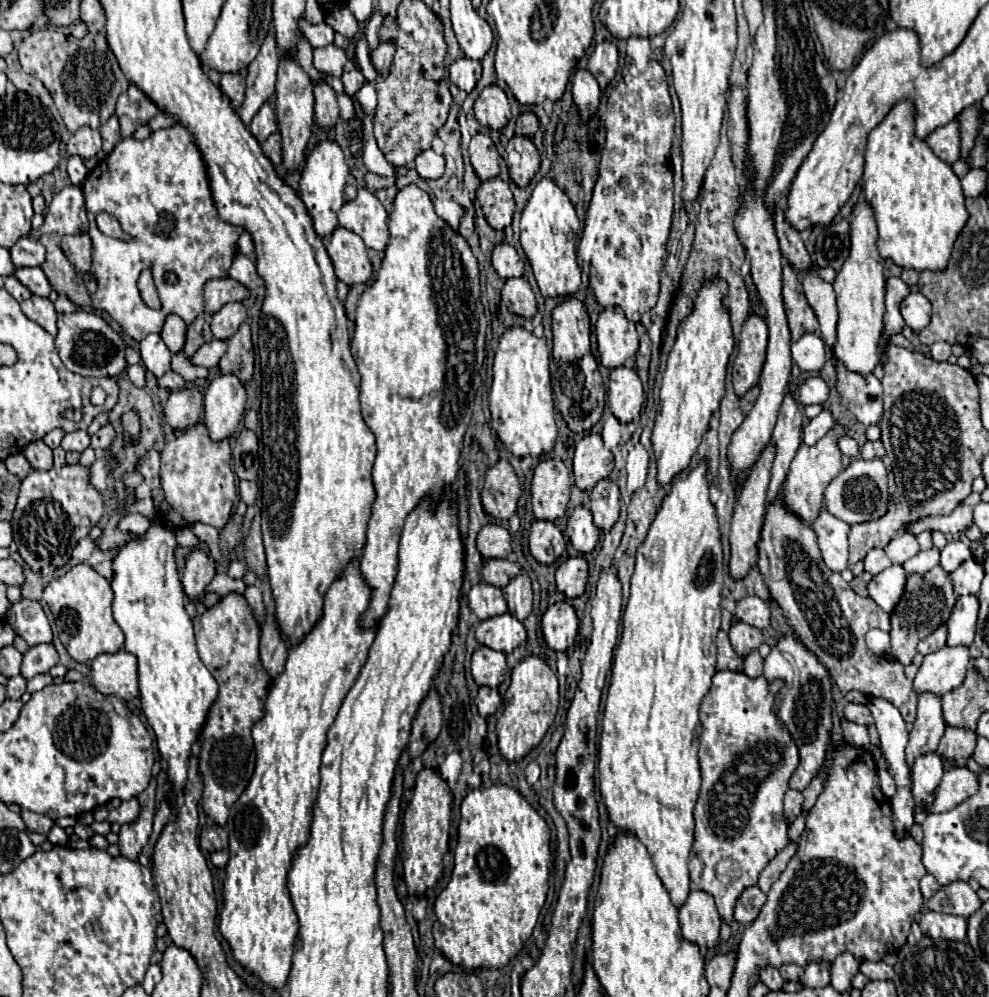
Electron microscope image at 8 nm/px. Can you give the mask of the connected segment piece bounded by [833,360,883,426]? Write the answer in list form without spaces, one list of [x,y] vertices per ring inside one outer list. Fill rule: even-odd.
[[[833,360],[833,364],[837,370],[837,390],[839,390],[841,402],[865,426],[879,424],[879,420],[883,416],[881,382],[873,374],[859,376],[859,374],[847,372],[837,360]]]

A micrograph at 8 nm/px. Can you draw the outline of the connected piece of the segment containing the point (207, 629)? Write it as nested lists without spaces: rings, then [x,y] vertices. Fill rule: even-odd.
[[[227,594],[225,598],[215,604],[215,608],[209,608],[205,614],[197,616],[193,620],[195,626],[195,638],[197,638],[197,650],[199,658],[207,666],[207,670],[213,674],[213,678],[219,684],[219,696],[215,704],[209,710],[205,728],[201,732],[203,738],[203,748],[199,756],[199,772],[203,776],[203,810],[205,814],[219,826],[227,822],[229,808],[231,804],[243,794],[247,788],[253,768],[255,768],[255,748],[251,740],[251,728],[263,718],[263,708],[267,700],[267,686],[269,686],[269,676],[261,668],[259,662],[259,626],[253,618],[253,610],[247,606],[243,596],[237,594]]]

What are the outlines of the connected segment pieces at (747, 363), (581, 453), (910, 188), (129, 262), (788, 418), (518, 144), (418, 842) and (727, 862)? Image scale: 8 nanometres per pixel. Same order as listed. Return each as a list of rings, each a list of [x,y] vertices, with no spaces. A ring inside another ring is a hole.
[[[749,316],[743,324],[739,352],[733,362],[733,386],[739,396],[759,384],[759,374],[767,350],[767,324],[759,316]]]
[[[589,434],[575,444],[573,474],[581,490],[591,490],[599,480],[607,478],[615,466],[615,456],[605,448],[599,434]]]
[[[901,102],[897,104],[885,120],[869,134],[865,146],[865,172],[863,172],[863,190],[865,200],[871,204],[877,228],[879,228],[879,254],[883,260],[893,260],[899,268],[907,270],[929,270],[941,272],[947,268],[947,260],[951,256],[951,248],[963,230],[969,214],[965,210],[965,198],[961,192],[961,182],[953,174],[951,166],[939,160],[925,140],[915,136],[913,126],[913,104]]]
[[[175,124],[165,130],[153,132],[145,140],[135,140],[133,136],[123,138],[113,152],[101,160],[83,182],[83,196],[85,196],[85,208],[89,218],[89,236],[93,244],[91,254],[91,274],[97,280],[97,290],[93,294],[93,308],[107,312],[133,340],[141,342],[151,332],[159,334],[163,330],[165,318],[171,314],[177,314],[183,318],[187,326],[203,312],[203,284],[213,278],[225,278],[231,260],[237,254],[237,240],[243,234],[243,228],[227,224],[219,218],[219,212],[215,208],[213,192],[209,186],[207,176],[207,164],[203,160],[203,154],[199,152],[199,146],[195,144],[193,134],[181,126]],[[99,212],[107,212],[115,216],[123,228],[123,232],[129,236],[125,242],[109,238],[97,230],[95,216]],[[143,270],[153,270],[153,280],[159,292],[161,308],[153,310],[143,304],[139,290],[137,290],[137,278]],[[173,272],[177,276],[175,284],[165,282],[165,274]]]
[[[785,396],[783,406],[779,410],[779,418],[777,418],[777,426],[773,430],[773,444],[775,444],[775,460],[771,466],[771,482],[769,482],[769,490],[767,490],[767,506],[773,504],[781,492],[781,486],[785,482],[787,476],[787,468],[797,452],[797,448],[801,446],[801,422],[803,416],[797,408],[797,402],[793,396]]]
[[[515,134],[509,140],[505,148],[505,162],[509,166],[509,176],[517,186],[525,188],[531,182],[539,170],[539,160],[539,152],[531,138]]]
[[[423,768],[417,776],[413,800],[402,815],[403,868],[409,896],[423,896],[427,888],[433,888],[443,872],[443,854],[449,851],[449,829],[453,798],[447,782],[437,770]]]
[[[717,672],[713,686],[701,702],[701,738],[699,738],[699,764],[701,764],[701,792],[695,804],[695,844],[691,850],[691,884],[715,898],[719,916],[731,924],[735,902],[741,892],[757,884],[759,872],[789,844],[789,822],[783,814],[783,796],[789,790],[789,778],[799,764],[799,752],[785,726],[773,714],[775,692],[781,682],[769,684],[763,676],[749,678],[743,672]]]

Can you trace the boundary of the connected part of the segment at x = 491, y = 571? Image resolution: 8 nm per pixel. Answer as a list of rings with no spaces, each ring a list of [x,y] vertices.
[[[491,558],[483,566],[483,580],[487,584],[503,588],[513,576],[517,576],[521,566],[517,562],[509,562],[505,558]]]

